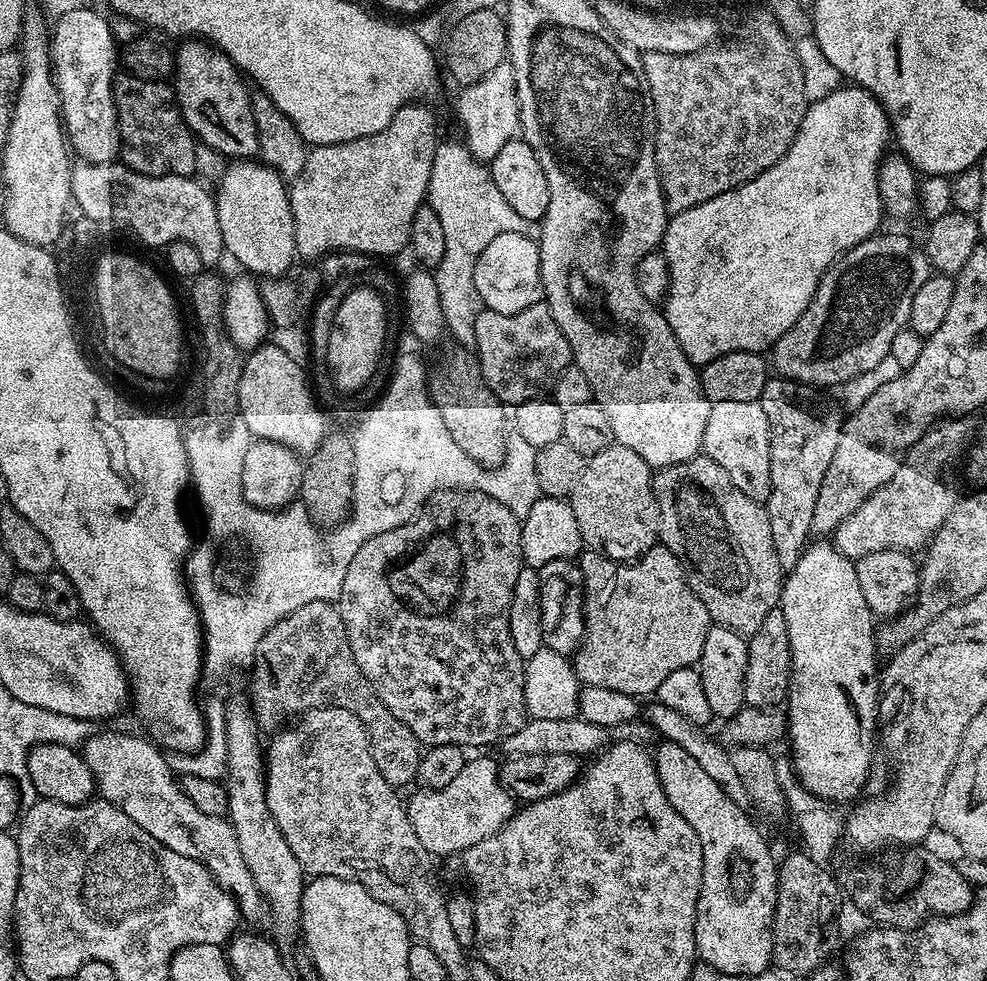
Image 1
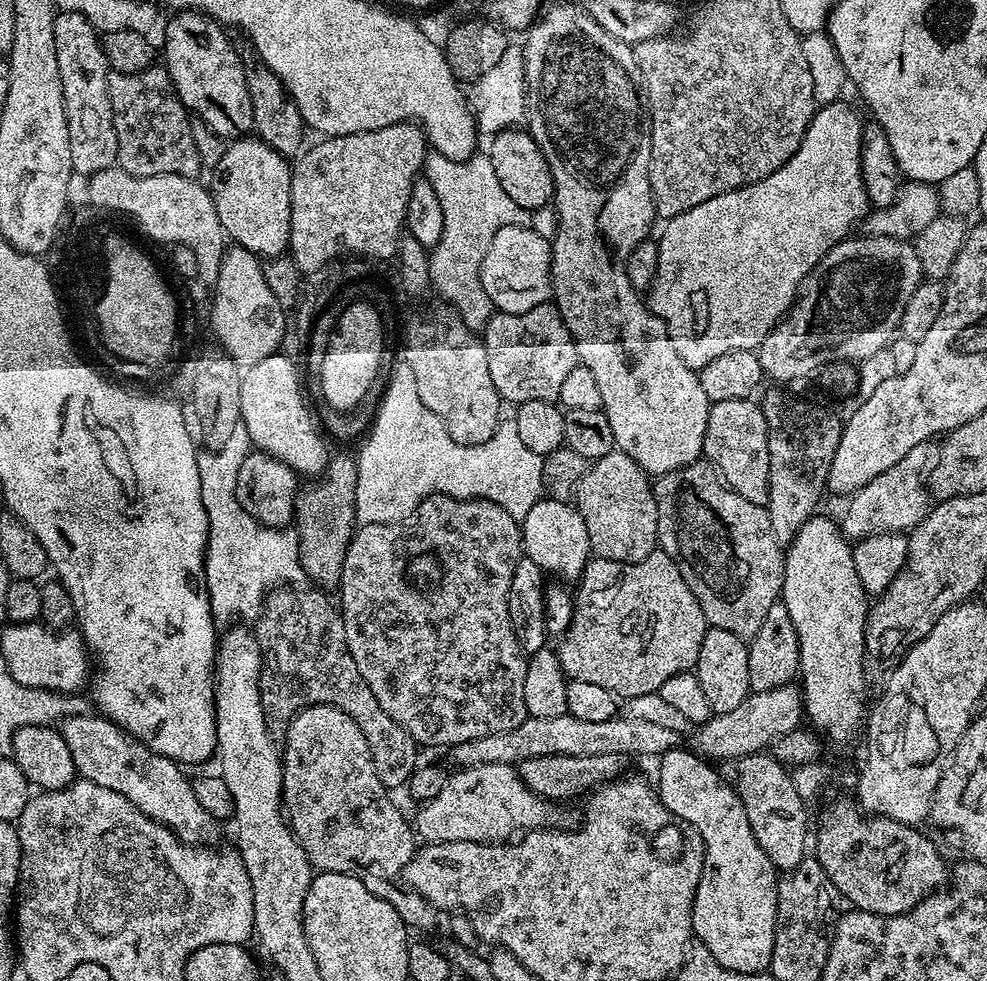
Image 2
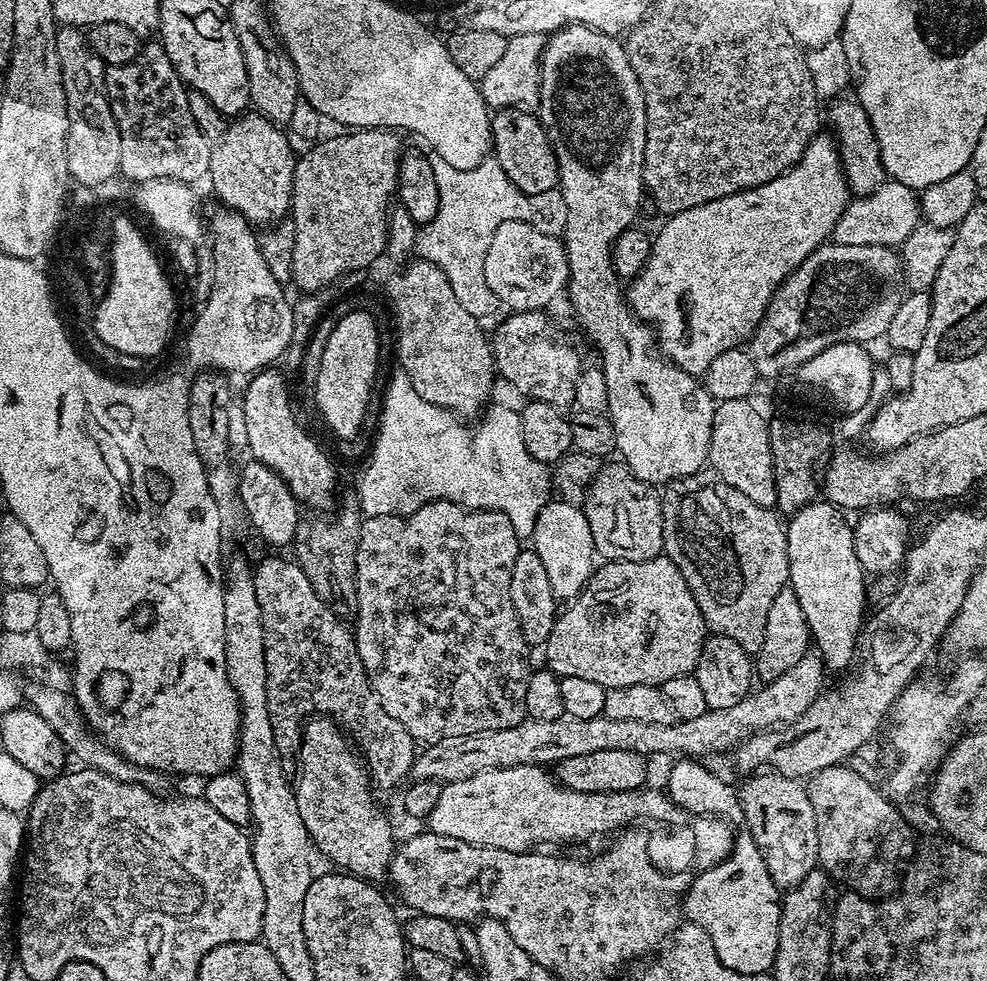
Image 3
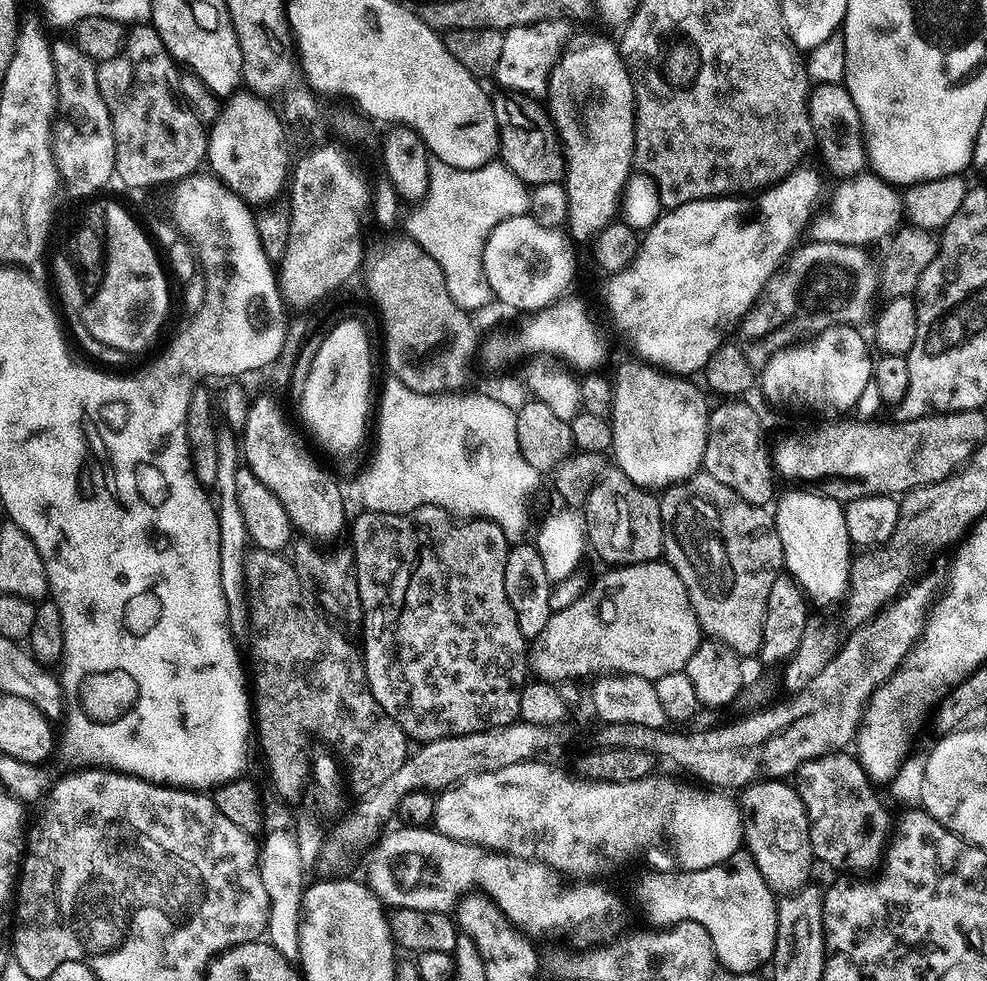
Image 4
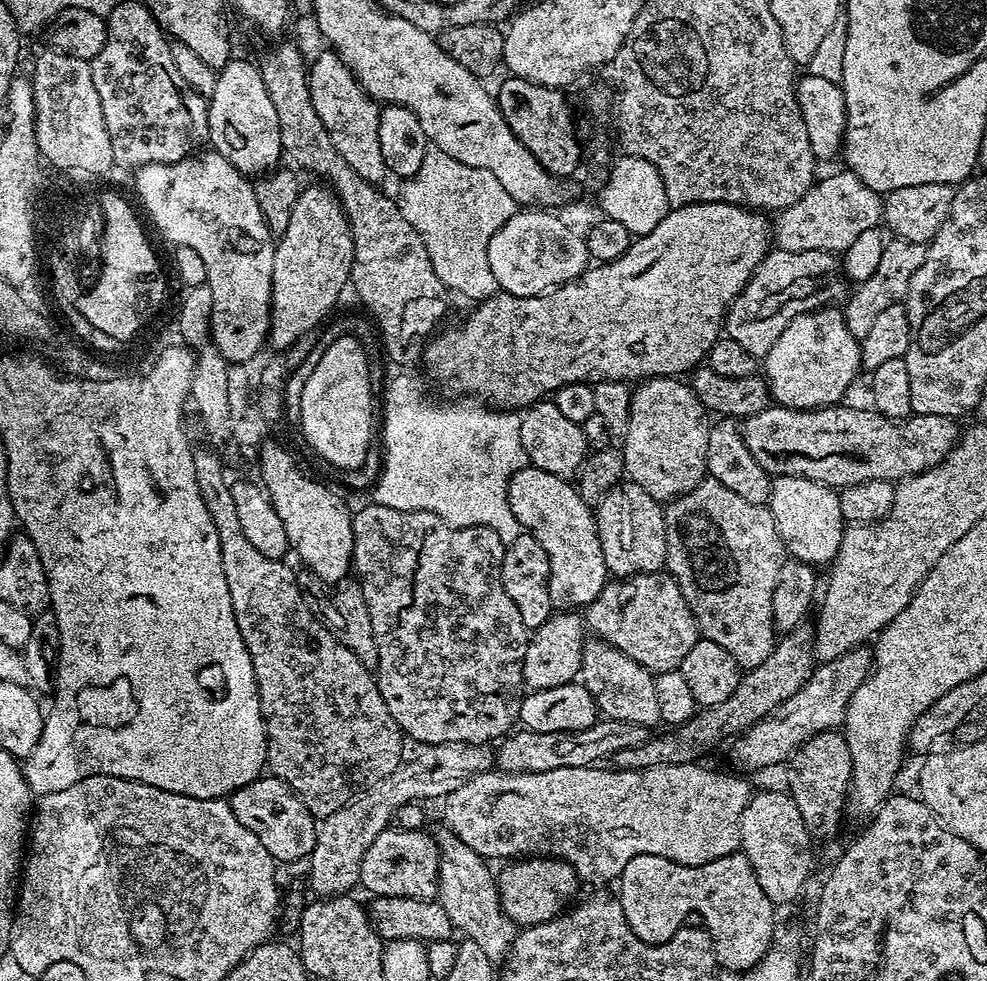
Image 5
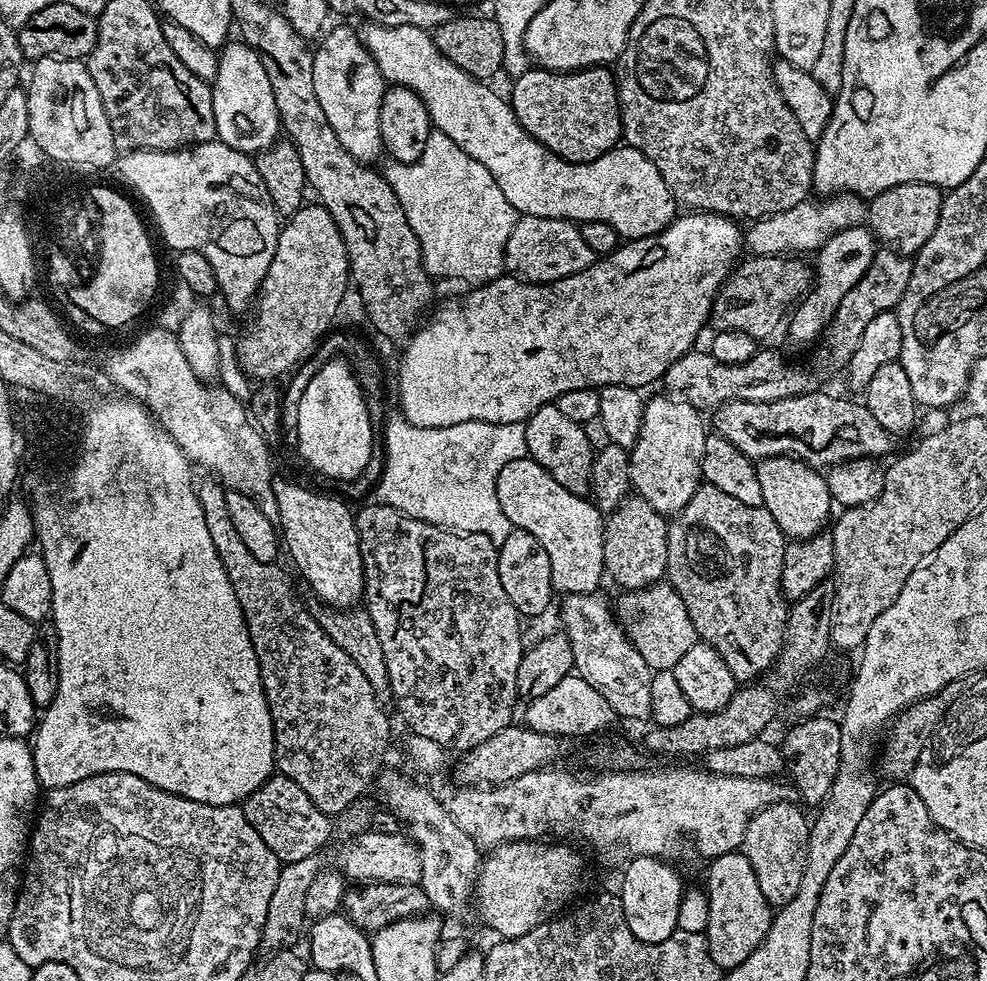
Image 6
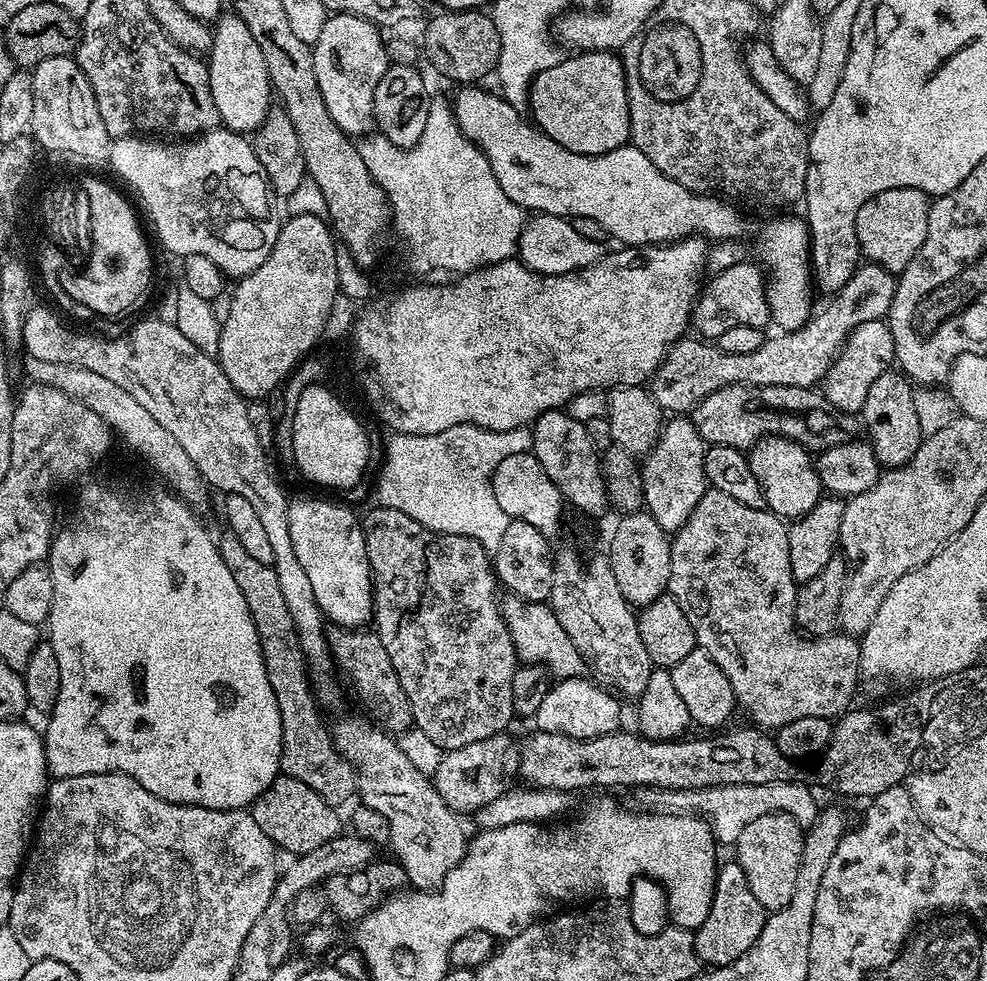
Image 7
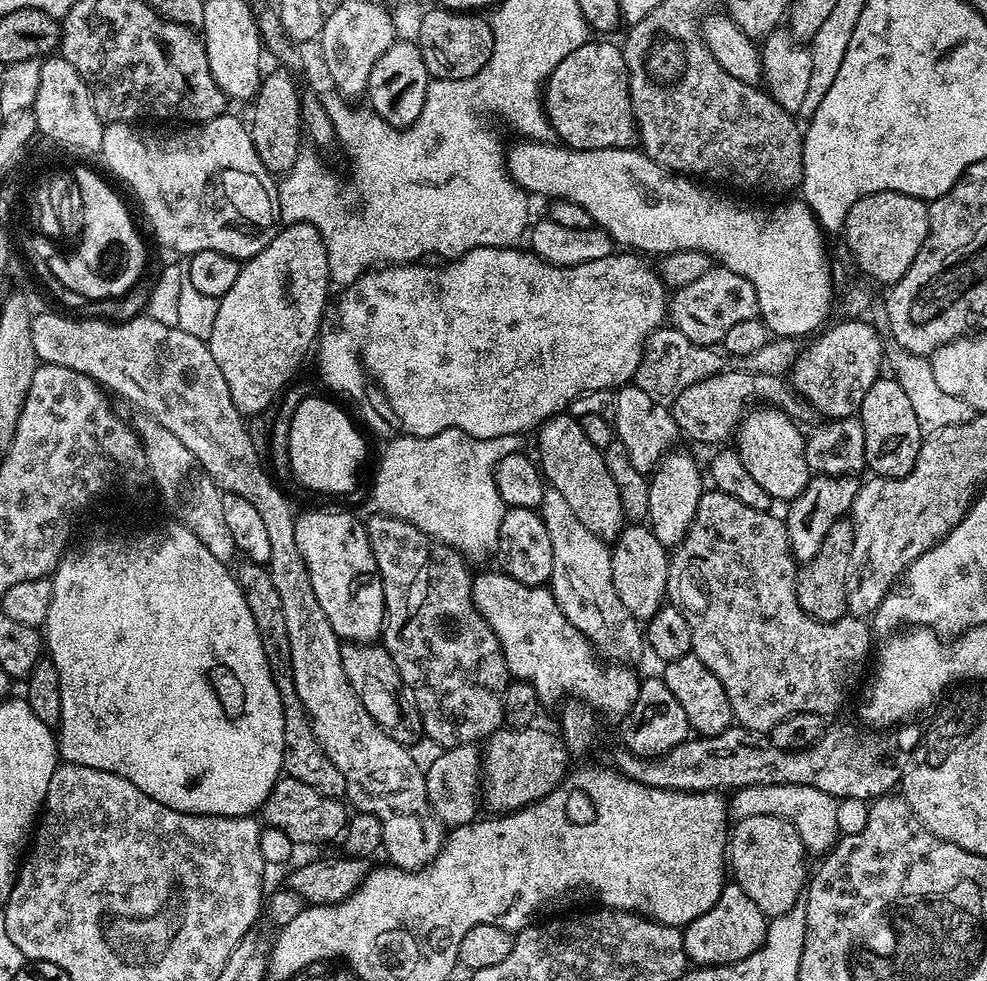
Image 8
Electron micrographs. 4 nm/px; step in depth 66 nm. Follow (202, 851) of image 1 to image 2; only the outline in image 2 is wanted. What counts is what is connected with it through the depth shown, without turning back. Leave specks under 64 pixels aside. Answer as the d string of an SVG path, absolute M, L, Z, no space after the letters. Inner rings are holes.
M70 716L59 725L58 731L64 737L66 746L70 746L74 766L83 779L106 786L106 790L114 790L114 794L122 794L134 802L143 816L171 828L181 842L197 846L211 845L211 840L216 836L217 821L206 814L202 806L198 806L192 780L184 777L185 769L181 765L150 751L105 716Z

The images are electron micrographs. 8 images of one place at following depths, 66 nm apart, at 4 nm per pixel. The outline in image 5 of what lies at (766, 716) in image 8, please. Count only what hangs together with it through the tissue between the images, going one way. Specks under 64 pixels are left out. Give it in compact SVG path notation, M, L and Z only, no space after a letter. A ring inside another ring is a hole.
M706 478L701 484L694 486L694 490L677 496L664 508L664 525L666 526L666 554L668 555L666 568L678 582L678 586L682 590L682 598L686 598L690 610L694 614L699 635L710 642L718 642L718 646L722 646L722 650L726 650L726 654L730 654L730 658L734 658L734 662L739 664L741 669L747 670L766 662L766 658L776 647L778 639L776 624L772 621L774 582L778 582L778 570L782 570L786 559L784 543L778 534L778 526L774 526L772 512L763 504L746 502L746 498L734 494L734 490L726 490L726 486L722 486L722 482Z

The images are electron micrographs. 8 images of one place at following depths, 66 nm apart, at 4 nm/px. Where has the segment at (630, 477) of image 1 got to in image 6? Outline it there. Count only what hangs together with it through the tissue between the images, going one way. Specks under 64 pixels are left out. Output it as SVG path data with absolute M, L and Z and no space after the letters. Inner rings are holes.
M632 494L623 500L613 512L607 513L604 528L604 571L624 590L645 588L663 581L668 571L669 521L650 502Z

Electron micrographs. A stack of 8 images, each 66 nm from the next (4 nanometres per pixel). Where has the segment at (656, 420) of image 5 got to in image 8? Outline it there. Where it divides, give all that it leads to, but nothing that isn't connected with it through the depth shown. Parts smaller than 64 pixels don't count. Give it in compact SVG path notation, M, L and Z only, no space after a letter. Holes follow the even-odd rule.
M673 450L660 459L660 463L652 469L648 489L650 510L647 523L652 529L654 538L658 538L658 542L662 542L664 548L675 549L676 545L681 544L686 538L694 514L698 510L698 502L706 491L706 480L702 475L701 465L700 468L696 465L696 460L690 453Z

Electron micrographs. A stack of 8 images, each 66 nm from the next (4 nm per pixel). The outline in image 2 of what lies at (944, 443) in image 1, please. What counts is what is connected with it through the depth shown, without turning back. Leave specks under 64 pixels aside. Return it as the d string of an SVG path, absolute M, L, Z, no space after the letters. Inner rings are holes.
M896 464L890 470L878 474L866 486L862 486L857 492L852 493L847 501L848 509L842 519L842 531L849 541L865 540L876 532L907 533L917 528L923 522L930 511L930 492L920 481L920 476L914 469L904 464Z

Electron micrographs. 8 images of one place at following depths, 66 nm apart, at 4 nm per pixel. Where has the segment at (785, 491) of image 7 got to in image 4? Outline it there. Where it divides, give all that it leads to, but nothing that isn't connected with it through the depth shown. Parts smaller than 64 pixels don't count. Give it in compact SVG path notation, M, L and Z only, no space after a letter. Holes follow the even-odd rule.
M820 490L788 492L782 496L775 501L774 515L787 575L795 578L805 596L813 601L841 597L847 591L850 561L854 556L854 545L846 530L844 504Z

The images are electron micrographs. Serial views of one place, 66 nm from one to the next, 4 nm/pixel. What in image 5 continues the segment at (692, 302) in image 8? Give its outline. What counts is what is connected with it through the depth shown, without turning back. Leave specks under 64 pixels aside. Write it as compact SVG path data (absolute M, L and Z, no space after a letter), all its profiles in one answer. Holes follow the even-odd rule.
M781 248L769 251L764 261L752 272L734 302L728 307L728 314L722 325L727 339L738 342L750 355L764 358L772 346L772 336L779 336L792 320L792 300L788 296L796 296L796 292L788 292L788 288L796 288L792 284L792 276L841 276L842 268L837 257L822 250L806 250L805 252L787 252Z

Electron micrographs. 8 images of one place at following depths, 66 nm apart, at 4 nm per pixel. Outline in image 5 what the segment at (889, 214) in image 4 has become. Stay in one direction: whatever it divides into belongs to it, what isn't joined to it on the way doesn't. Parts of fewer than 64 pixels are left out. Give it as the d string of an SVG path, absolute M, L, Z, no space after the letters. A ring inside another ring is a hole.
M841 170L825 180L817 179L811 190L794 202L794 206L775 213L770 224L770 240L776 248L787 252L822 250L843 254L855 245L852 243L859 236L866 235L881 220L881 193L870 190L870 186L863 184L854 173Z

